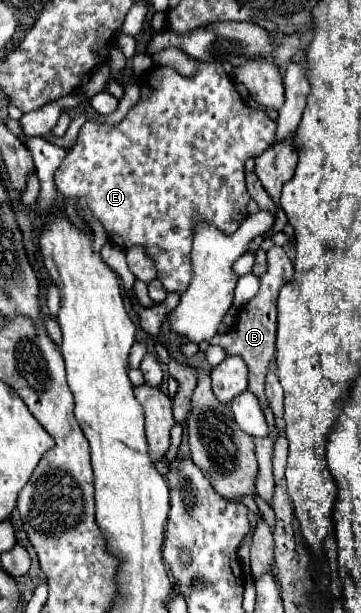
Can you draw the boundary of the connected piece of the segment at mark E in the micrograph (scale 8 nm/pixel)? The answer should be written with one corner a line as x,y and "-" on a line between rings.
199,63
197,71
193,77
183,77
177,73
175,67
171,65
155,65
151,67
141,79
139,79
139,87
141,87
141,99
133,105
133,109
127,113
127,117
117,125
117,127
107,127
107,125
99,125
99,123
85,123
77,145
73,145
67,153
67,157
63,159
63,163
59,165
57,173
55,173
55,185
57,191
63,197
75,197
81,205
89,207
93,211
93,215
103,223
103,227
109,233
109,239
121,247
121,249
131,249
135,245
143,247
147,251
149,257
153,257
155,267
157,267
157,279
163,283
165,293
183,293
191,281
191,263
189,263
189,249
191,249
191,225
195,221
207,221
211,225
215,225
217,229
221,229
223,233
231,235
237,231
237,227
243,223
243,219
247,217
247,203
251,201
247,187
245,187
245,161
251,157
261,155
265,149
269,149
275,141
275,121
271,121
265,111
253,111
249,109
241,95
237,93
233,79
225,73
221,63

